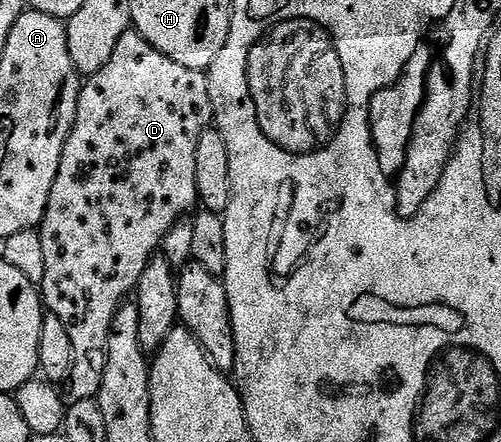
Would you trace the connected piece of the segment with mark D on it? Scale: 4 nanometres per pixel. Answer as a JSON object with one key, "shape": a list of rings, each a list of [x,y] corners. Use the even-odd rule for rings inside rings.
{"shape":[[[137,31],[120,35],[112,59],[100,71],[85,78],[78,96],[74,130],[68,135],[60,171],[56,183],[52,183],[52,195],[40,226],[44,239],[42,300],[48,312],[64,323],[72,339],[74,366],[68,382],[71,402],[97,398],[104,379],[108,335],[118,308],[129,298],[126,297],[129,293],[131,296],[137,290],[144,267],[161,250],[168,231],[195,212],[199,204],[196,147],[213,120],[207,74],[180,67],[180,63],[156,51]]]}

